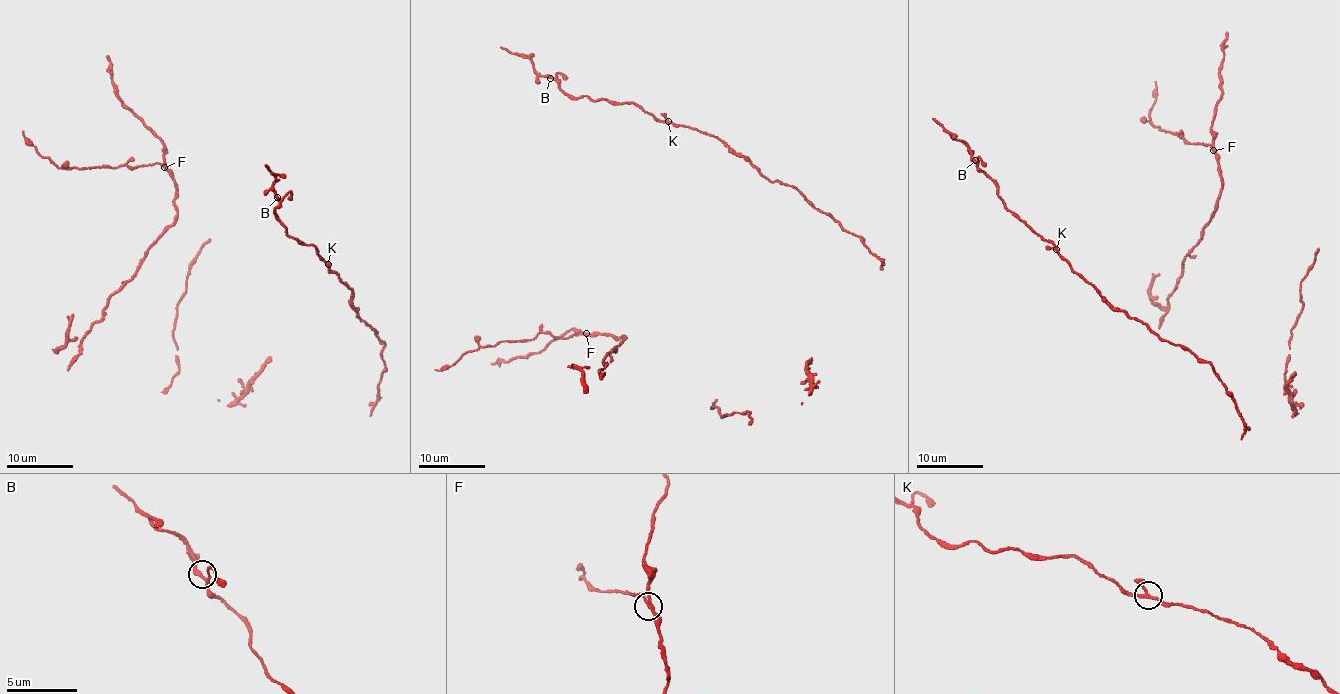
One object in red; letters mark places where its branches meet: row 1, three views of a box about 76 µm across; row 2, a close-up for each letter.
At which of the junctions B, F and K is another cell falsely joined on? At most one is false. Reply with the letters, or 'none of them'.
F

